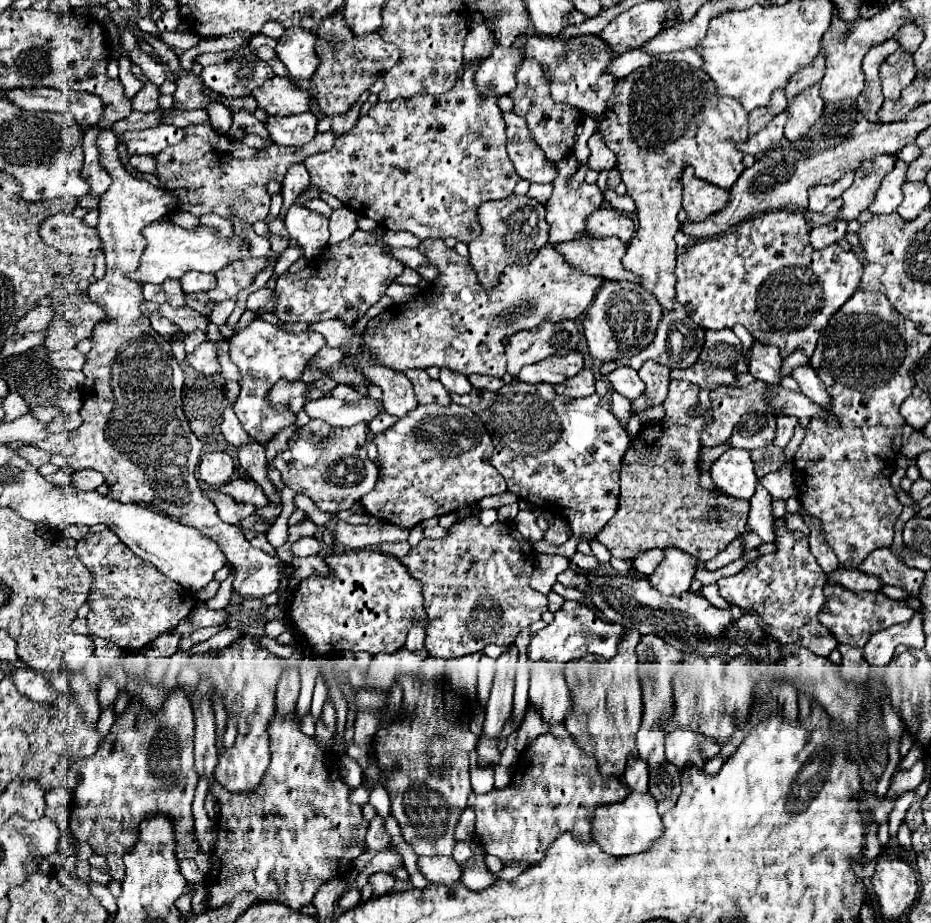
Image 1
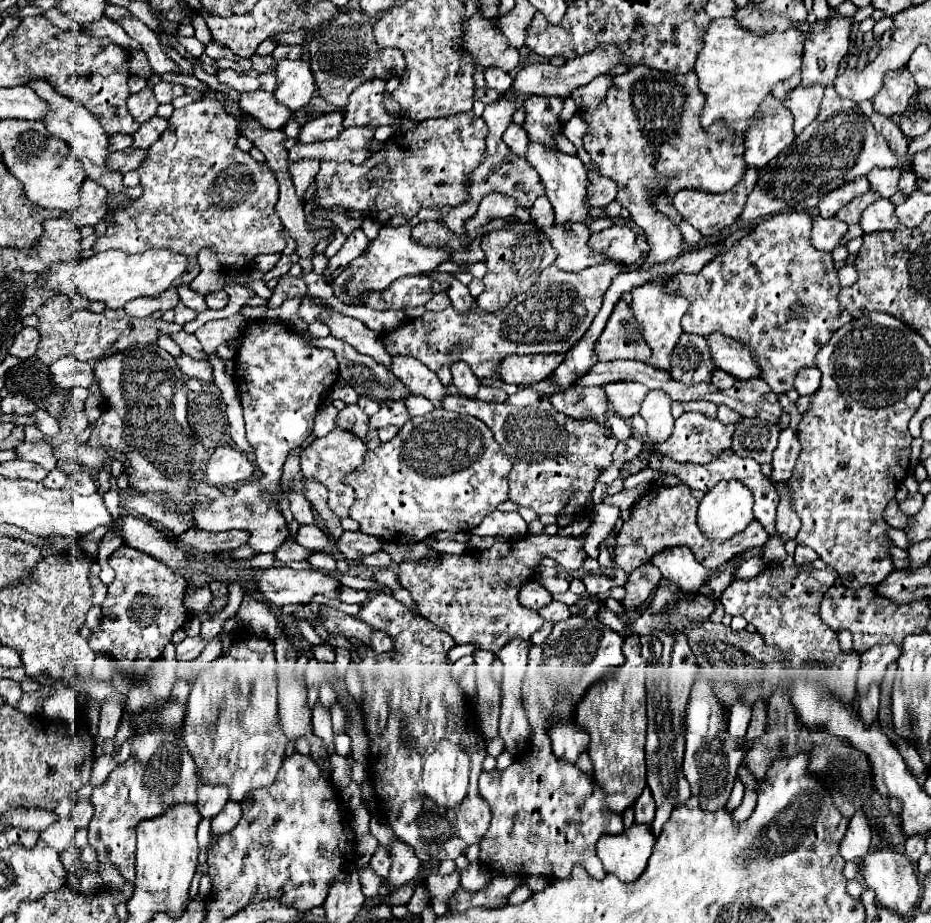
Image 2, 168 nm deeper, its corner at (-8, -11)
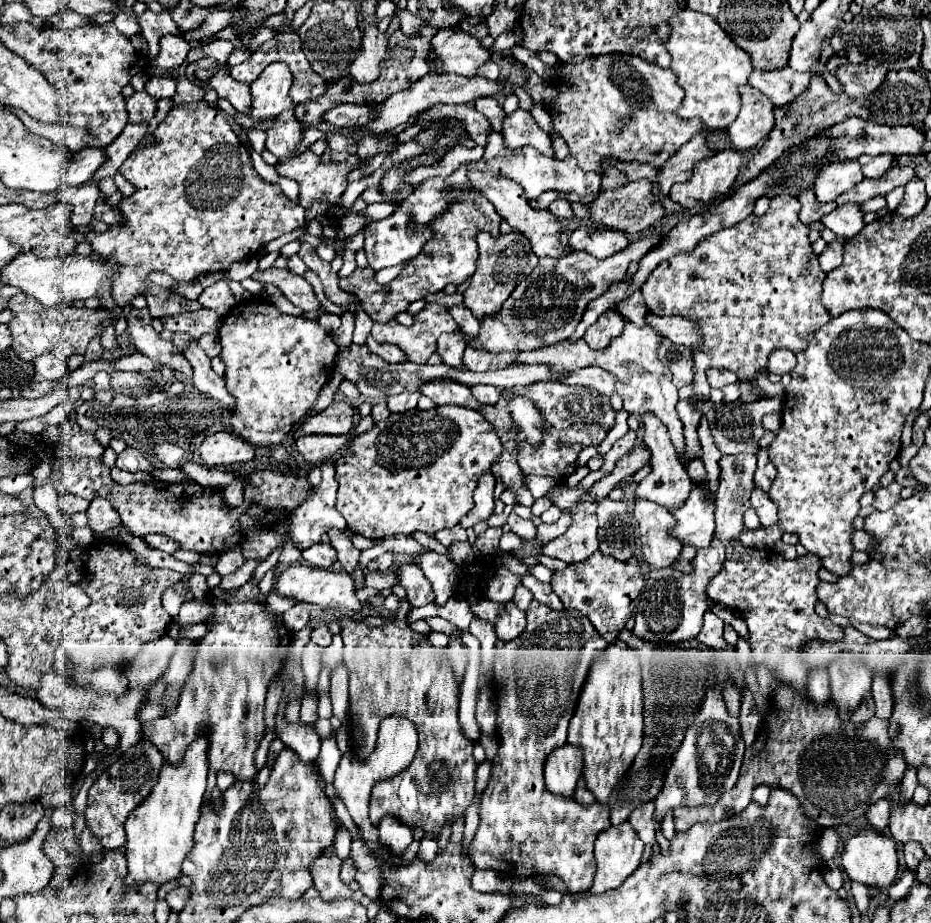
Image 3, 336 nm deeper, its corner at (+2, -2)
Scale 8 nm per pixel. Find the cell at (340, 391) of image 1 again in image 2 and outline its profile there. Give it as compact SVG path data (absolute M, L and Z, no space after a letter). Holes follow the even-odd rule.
M347 405L343 411L339 411L335 425L343 431L353 433L359 439L365 439L369 431L369 417L359 409L359 405Z

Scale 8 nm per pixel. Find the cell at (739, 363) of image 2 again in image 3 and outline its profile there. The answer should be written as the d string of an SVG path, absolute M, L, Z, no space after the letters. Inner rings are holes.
M649 314L647 316L649 324L653 328L659 330L659 334L663 334L665 338L669 338L671 342L683 344L687 348L699 346L701 344L701 332L697 330L697 322L693 322L691 318L675 318L675 316L655 316Z

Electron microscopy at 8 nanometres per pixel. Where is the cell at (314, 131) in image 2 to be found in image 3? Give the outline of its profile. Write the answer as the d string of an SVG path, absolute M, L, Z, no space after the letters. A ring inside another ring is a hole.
M345 104L345 106L335 106L333 110L325 112L325 124L331 124L335 128L347 128L355 124L365 124L373 116L369 106L359 106L359 104Z

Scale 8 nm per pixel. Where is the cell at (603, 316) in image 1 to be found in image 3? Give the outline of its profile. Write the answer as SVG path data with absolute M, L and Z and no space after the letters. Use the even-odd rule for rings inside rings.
M607 310L605 314L599 316L599 320L587 328L585 332L585 342L595 348L595 350L601 350L605 346L609 346L609 342L621 334L623 330L623 316L617 312L617 310Z

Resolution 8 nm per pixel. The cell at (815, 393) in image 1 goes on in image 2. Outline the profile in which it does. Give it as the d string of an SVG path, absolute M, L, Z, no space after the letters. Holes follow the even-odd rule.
M817 367L799 369L799 373L795 375L797 393L799 395L811 395L811 391L815 391L815 387L819 387L819 379L821 379L821 371Z

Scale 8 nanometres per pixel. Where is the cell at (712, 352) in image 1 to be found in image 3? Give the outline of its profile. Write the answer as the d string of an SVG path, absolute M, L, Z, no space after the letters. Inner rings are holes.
M709 368L707 380L713 388L723 388L727 384L735 384L737 382L737 374L729 372L729 370L719 370L719 368Z

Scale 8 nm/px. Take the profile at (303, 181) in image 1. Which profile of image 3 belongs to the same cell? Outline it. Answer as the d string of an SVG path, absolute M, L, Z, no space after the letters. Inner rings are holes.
M285 110L285 114L279 114L275 120L275 126L267 130L267 150L275 154L279 162L287 162L295 158L293 152L301 140L303 140L303 130L291 110Z

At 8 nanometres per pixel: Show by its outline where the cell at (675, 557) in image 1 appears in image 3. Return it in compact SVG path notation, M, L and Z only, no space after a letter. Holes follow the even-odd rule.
M635 498L635 518L639 524L643 560L653 568L669 568L677 562L683 546L677 538L669 538L673 514L655 502Z

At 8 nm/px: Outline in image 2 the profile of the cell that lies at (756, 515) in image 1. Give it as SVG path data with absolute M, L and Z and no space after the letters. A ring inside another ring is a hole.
M723 451L723 455L715 457L711 463L697 465L697 463L675 463L673 459L663 459L659 455L651 455L649 457L649 467L659 467L665 473L683 479L691 489L701 489L701 491L709 491L713 485L717 485L723 479L725 481L735 479L735 481L743 483L751 491L751 495L753 495L753 501L755 501L755 505L753 505L755 519L765 527L765 531L769 535L775 533L775 509L777 509L777 503L779 503L779 495L777 495L775 485L761 473L761 465L755 459L743 459L743 457L737 457L731 451Z

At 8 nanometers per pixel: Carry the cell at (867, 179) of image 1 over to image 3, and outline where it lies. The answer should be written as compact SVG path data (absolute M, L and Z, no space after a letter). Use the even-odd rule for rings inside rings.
M881 154L881 156L861 156L859 158L861 170L865 174L865 178L883 178L883 174L891 168L891 156L889 154Z

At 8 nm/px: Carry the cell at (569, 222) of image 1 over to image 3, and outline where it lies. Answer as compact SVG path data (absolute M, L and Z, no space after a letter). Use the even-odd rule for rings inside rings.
M515 110L513 114L505 116L503 120L503 130L501 134L505 136L505 144L513 148L521 146L533 146L545 156L553 156L553 142L551 136L537 126L533 116L525 110Z

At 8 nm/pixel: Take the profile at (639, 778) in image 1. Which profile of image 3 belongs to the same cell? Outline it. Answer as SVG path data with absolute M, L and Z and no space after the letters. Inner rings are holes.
M645 802L633 810L629 816L629 824L635 828L639 838L645 844L655 844L655 824L653 824L653 802Z

